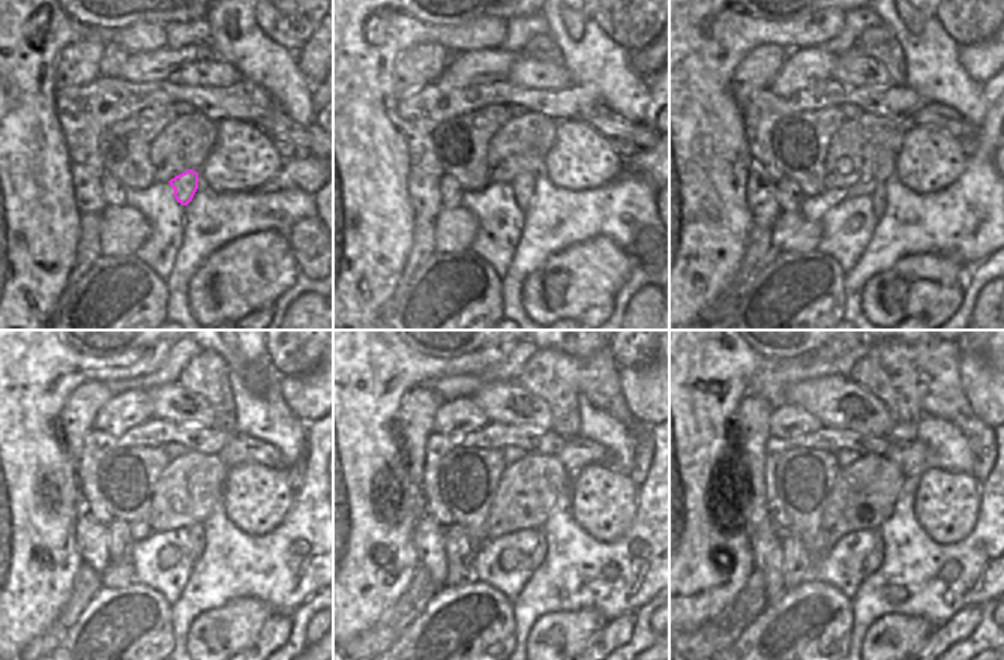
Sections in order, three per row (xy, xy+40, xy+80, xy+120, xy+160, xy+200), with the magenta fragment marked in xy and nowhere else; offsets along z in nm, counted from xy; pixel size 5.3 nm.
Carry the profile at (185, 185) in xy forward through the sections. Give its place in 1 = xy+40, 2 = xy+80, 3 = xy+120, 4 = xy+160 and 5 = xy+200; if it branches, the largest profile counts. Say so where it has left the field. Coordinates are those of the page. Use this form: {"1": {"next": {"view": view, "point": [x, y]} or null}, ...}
{"1": {"next": {"view": "xy+40", "point": [523, 186]}}, "2": {"next": {"view": "xy+80", "point": [866, 188]}}, "3": {"next": {"view": "xy+120", "point": [197, 530]}}, "4": {"next": {"view": "xy+160", "point": [539, 552]}}, "5": {"next": {"view": "xy+200", "point": [874, 560]}}}

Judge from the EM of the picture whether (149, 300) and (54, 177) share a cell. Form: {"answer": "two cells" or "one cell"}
{"answer": "two cells"}

